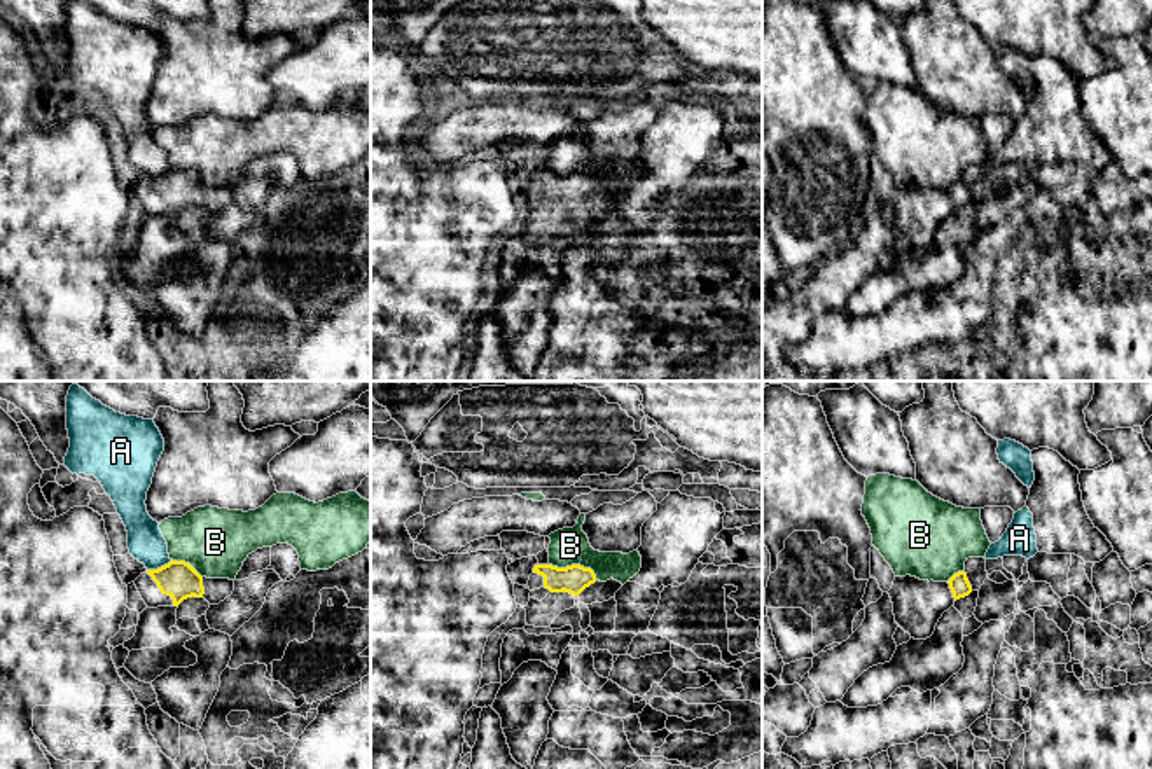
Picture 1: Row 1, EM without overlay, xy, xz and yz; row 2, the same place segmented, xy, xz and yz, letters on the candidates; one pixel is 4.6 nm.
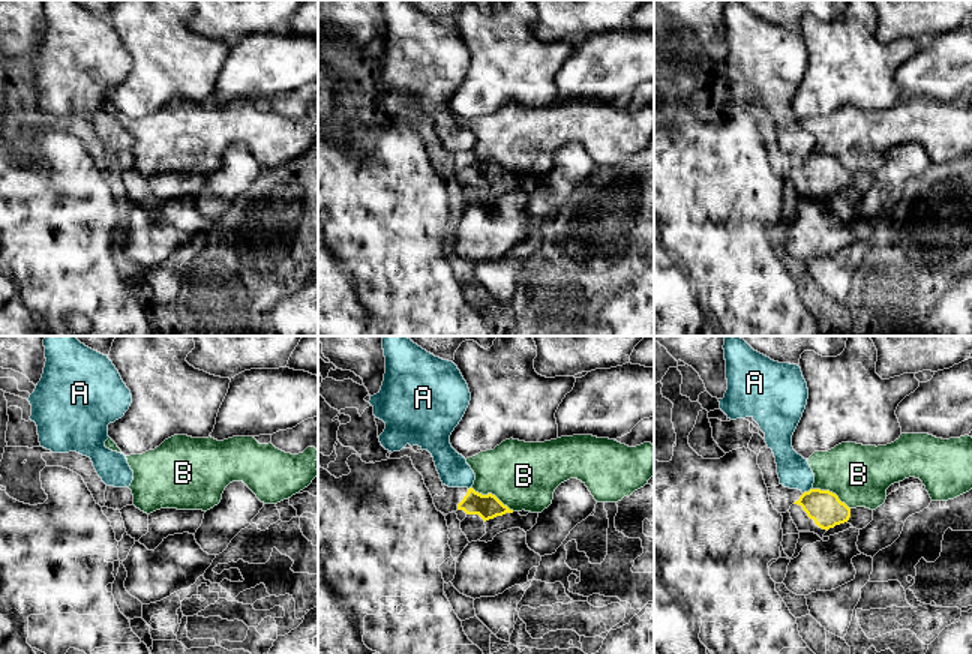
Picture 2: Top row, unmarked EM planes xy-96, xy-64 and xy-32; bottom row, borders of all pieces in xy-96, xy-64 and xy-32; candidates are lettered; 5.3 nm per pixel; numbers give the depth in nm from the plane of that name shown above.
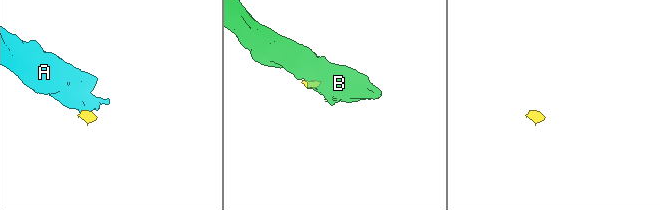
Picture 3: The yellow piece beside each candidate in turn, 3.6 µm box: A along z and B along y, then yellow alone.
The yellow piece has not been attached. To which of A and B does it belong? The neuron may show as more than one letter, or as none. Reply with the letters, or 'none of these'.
none of these

